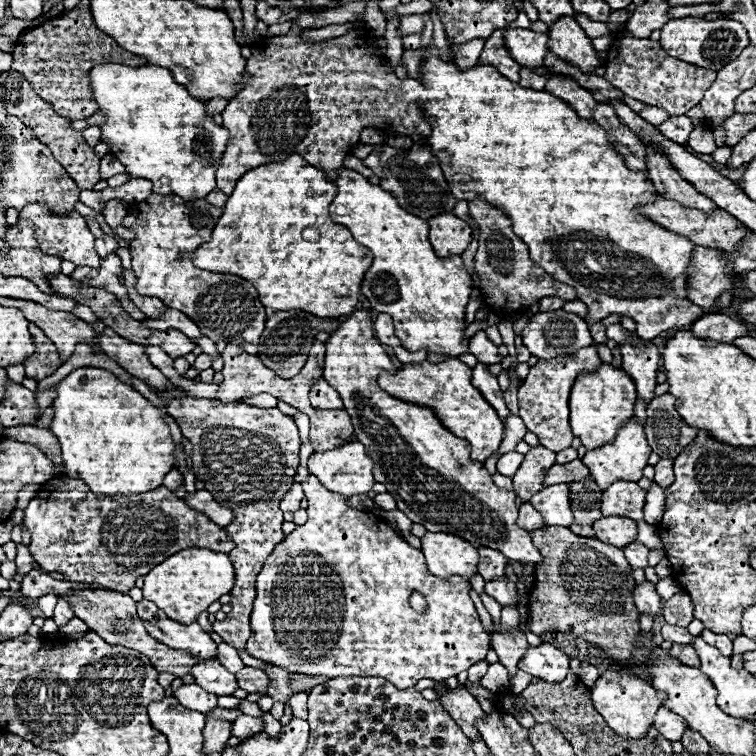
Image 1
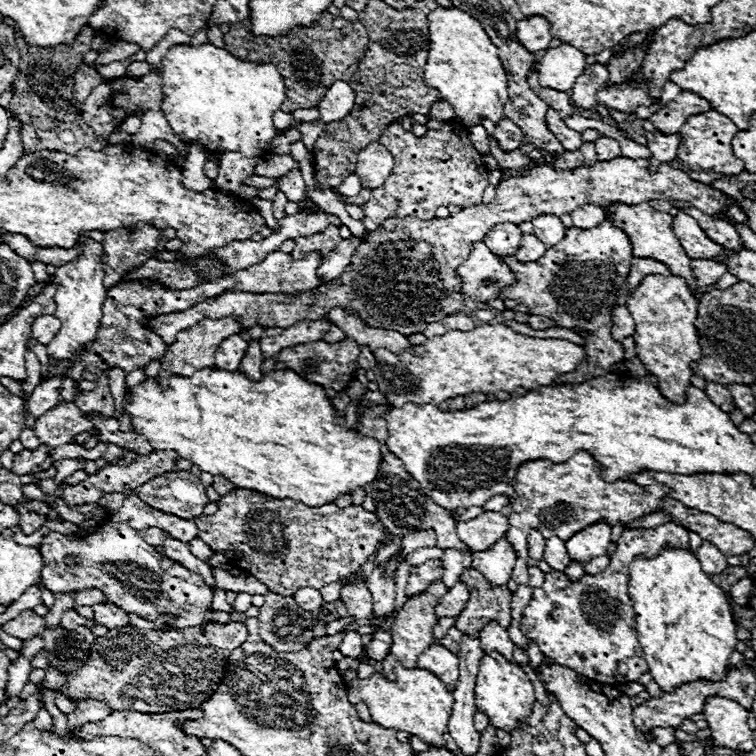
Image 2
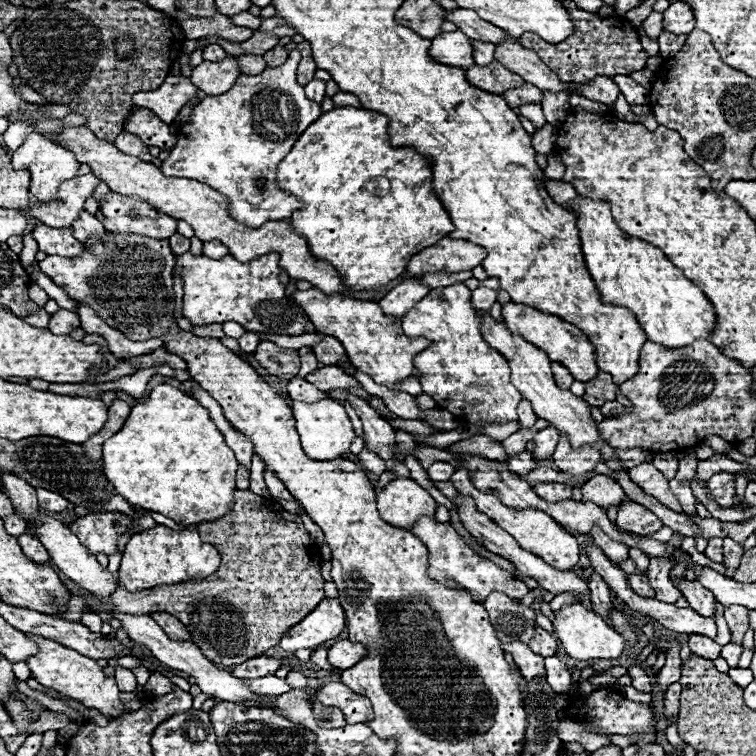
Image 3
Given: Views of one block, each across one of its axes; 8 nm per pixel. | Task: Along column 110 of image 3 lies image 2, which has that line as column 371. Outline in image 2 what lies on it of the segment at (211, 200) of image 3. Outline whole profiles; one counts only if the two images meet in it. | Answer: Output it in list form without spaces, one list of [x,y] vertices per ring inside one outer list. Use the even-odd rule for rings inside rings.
[[[378,142],[368,144],[358,154],[356,174],[362,180],[362,188],[370,188],[370,190],[380,188],[380,184],[384,184],[384,180],[390,176],[392,168],[394,168],[392,154]]]

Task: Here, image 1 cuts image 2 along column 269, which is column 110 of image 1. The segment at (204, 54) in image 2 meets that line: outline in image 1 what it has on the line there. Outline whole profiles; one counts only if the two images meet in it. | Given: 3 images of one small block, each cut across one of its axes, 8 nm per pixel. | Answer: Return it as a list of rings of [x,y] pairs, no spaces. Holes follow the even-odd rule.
[[[100,64],[92,68],[90,84],[98,112],[106,116],[106,122],[100,124],[102,142],[110,144],[110,154],[114,154],[126,166],[132,178],[150,180],[156,194],[176,194],[184,198],[206,196],[216,188],[214,174],[220,166],[230,134],[224,126],[214,124],[214,120],[206,116],[200,100],[196,100],[184,86],[174,82],[170,70],[162,66],[130,68],[122,64]]]

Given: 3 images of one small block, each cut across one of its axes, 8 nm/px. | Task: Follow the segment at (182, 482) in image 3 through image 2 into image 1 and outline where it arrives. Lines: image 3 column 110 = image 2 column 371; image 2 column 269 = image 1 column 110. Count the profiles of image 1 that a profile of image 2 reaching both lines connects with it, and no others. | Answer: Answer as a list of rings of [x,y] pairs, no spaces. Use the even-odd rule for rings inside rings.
[[[78,368],[58,386],[50,432],[58,438],[68,478],[84,480],[94,494],[140,494],[158,488],[174,468],[174,440],[160,412],[104,368]]]

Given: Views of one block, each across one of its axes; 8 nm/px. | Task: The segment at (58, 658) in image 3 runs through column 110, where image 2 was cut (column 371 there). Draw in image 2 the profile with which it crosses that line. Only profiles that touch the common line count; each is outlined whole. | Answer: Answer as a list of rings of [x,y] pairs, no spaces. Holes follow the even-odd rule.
[[[396,664],[394,672],[398,676],[396,682],[388,682],[382,674],[374,674],[368,680],[358,680],[352,684],[358,700],[368,704],[372,720],[384,728],[404,730],[412,736],[418,736],[428,746],[446,746],[444,734],[448,734],[446,724],[450,720],[454,702],[452,692],[448,692],[444,682],[440,682],[440,678],[428,670],[404,668]]]

